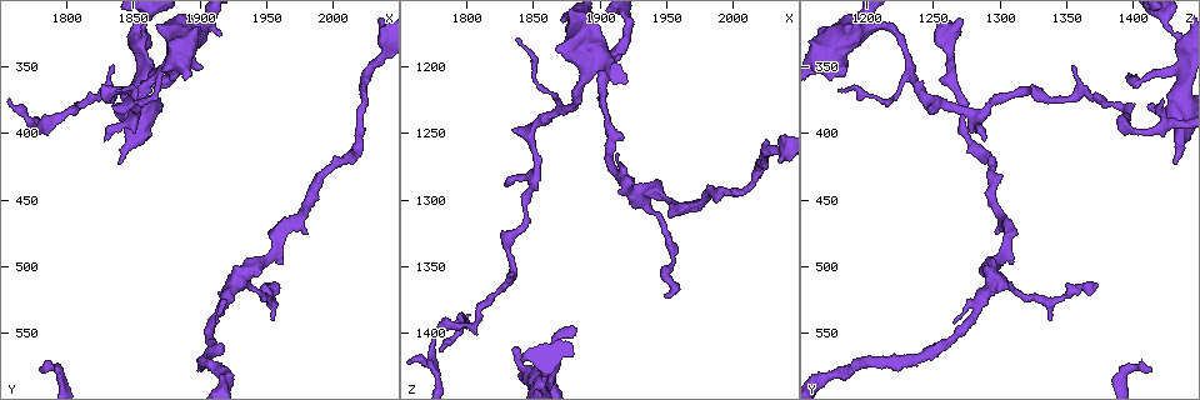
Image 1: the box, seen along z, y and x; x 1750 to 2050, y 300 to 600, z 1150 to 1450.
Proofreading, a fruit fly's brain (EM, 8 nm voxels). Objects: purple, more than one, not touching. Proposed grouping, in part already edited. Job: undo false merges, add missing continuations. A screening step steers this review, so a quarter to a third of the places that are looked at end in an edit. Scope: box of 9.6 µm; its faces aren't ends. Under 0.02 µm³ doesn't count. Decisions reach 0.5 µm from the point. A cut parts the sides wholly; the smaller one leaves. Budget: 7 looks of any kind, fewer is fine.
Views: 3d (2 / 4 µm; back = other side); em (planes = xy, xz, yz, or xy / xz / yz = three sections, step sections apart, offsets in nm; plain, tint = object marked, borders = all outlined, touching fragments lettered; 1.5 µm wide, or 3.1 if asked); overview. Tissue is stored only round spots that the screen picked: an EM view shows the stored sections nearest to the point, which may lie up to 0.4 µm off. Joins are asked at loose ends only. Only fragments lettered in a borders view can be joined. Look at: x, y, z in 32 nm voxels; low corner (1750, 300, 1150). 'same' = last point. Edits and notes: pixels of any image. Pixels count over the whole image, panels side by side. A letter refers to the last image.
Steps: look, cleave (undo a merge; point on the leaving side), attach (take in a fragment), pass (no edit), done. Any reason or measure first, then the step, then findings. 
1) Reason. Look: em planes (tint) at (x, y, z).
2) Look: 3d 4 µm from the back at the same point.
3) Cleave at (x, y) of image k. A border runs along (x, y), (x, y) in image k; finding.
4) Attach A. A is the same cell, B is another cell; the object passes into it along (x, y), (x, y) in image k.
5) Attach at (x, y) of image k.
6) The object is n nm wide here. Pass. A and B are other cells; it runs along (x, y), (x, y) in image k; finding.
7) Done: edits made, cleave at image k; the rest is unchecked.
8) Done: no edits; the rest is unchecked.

Long arm stops here. Look: 3d 2 µm from the back at (1950, 516, 1370).

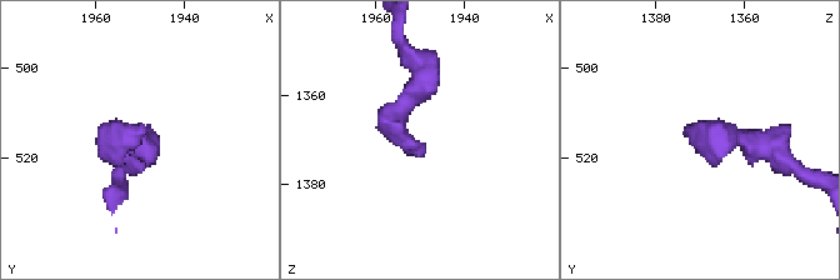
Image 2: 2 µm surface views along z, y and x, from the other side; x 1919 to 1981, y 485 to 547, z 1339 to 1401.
Look: em planes (borders) at (1949, 514, 1373).

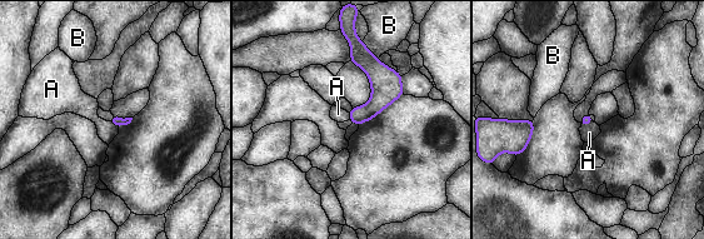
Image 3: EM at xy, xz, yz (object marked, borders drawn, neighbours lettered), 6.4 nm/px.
Pass. A and B are other cells; it runs along (358, 45), (378, 100), (357, 122) in image 3; no lettered fragment goes on from it.

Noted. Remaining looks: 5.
Narrows sharply. Look: 3d 2 µm at (1864, 358, 1406).

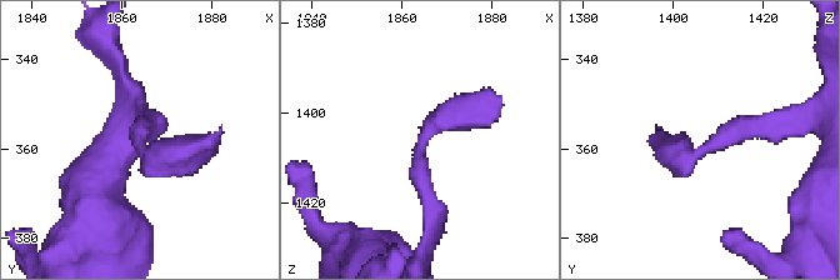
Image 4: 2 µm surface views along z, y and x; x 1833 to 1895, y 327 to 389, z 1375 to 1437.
Shape alone is not enough. Look: em xy step 8 (tint) at (1863, 359, 1407).

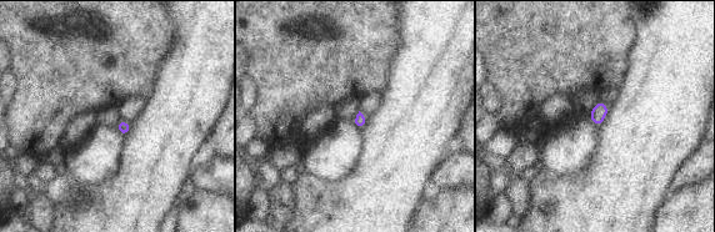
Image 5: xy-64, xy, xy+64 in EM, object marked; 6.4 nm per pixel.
Another direction. Look: em yz step 4 (borders) at the same point.

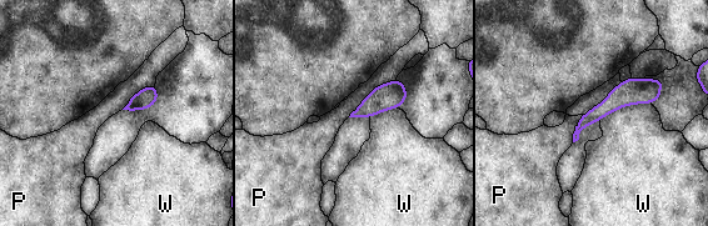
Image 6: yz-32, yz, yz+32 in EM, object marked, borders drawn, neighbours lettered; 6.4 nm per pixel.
Pass. P and W are other cells; a border runs along (395, 79), (379, 84), (348, 116) in image 6; continuous, no second cell.

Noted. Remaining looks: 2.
Sharp bend. Look: em yz step 8 (tint) at (1806, 382, 1392).

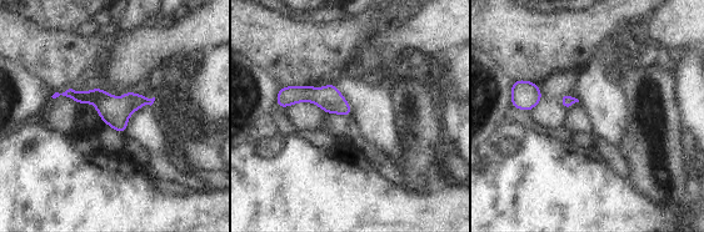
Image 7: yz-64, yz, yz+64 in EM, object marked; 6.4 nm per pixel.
Look: em planes (borders) at the same point.

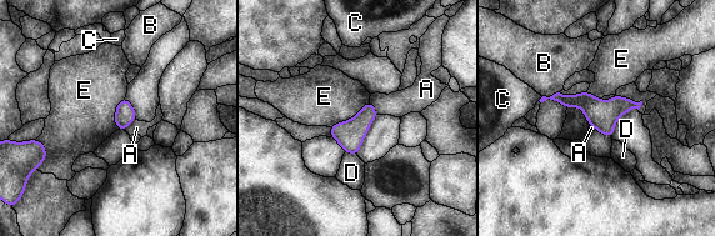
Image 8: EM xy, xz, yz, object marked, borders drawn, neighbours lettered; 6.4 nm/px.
The object is 130 nm wide here. Pass. A, B, C, D and E are other cells; a border runs along (369, 100), (350, 119), (329, 126) in image 8; continuous, no second cell.

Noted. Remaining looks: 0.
Done: no edits; the rest is unchecked.

